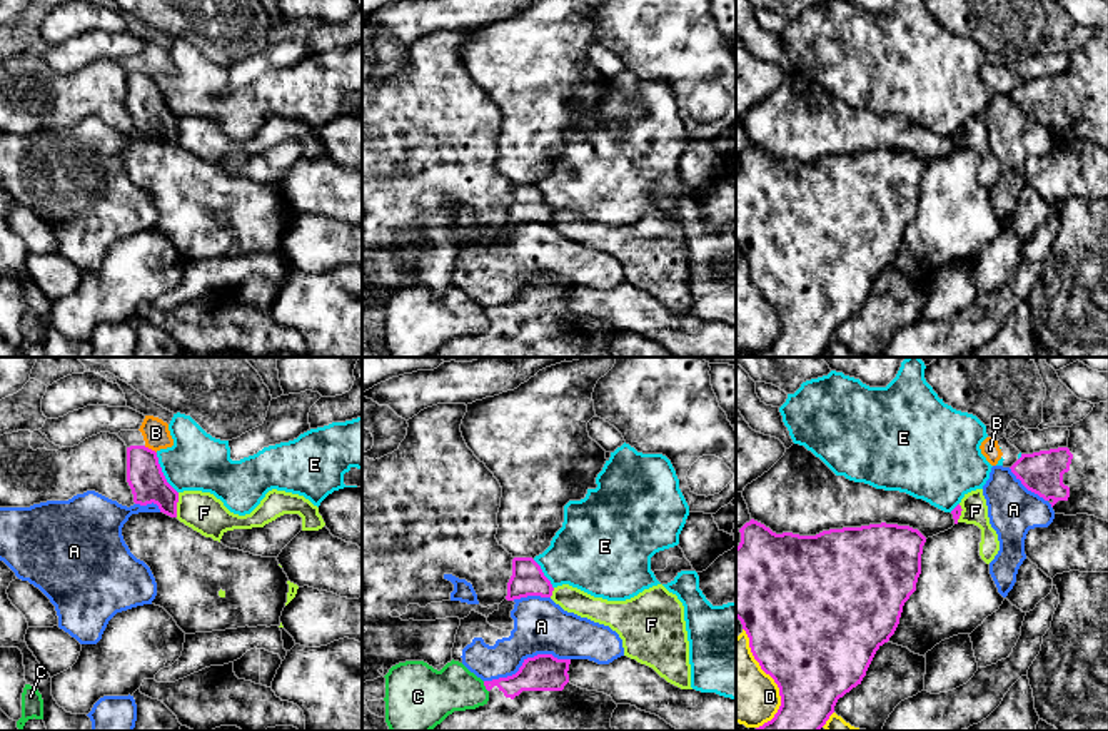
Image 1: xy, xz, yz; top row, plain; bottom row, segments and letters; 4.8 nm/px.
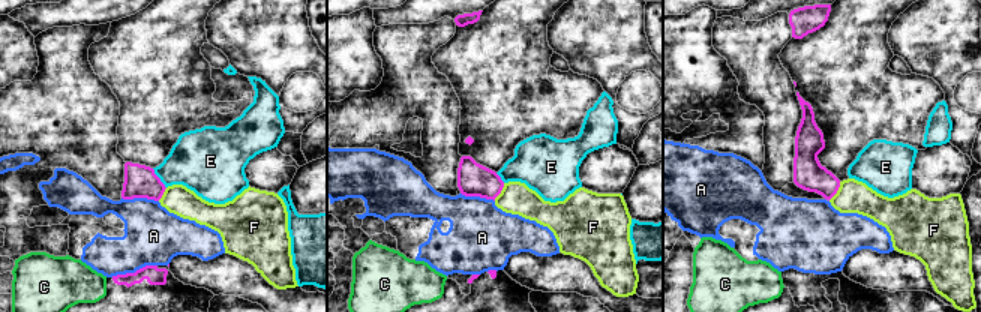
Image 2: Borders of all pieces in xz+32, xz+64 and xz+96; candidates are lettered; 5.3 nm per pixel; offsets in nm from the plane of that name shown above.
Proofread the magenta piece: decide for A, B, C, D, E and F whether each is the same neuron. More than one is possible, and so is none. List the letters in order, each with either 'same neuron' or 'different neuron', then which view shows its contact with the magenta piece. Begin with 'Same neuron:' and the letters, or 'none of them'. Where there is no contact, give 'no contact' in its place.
Same neuron: none of them
A: different neuron | xz
B: different neuron | xy
C: different neuron | xz
D: different neuron | yz
E: different neuron | xy
F: different neuron | xy

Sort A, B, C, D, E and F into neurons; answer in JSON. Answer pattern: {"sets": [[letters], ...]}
{"sets": [["A", "F"], ["B", "E"], ["C"], ["D"]]}

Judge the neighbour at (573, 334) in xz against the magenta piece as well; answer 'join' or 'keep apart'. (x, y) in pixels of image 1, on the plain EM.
join

